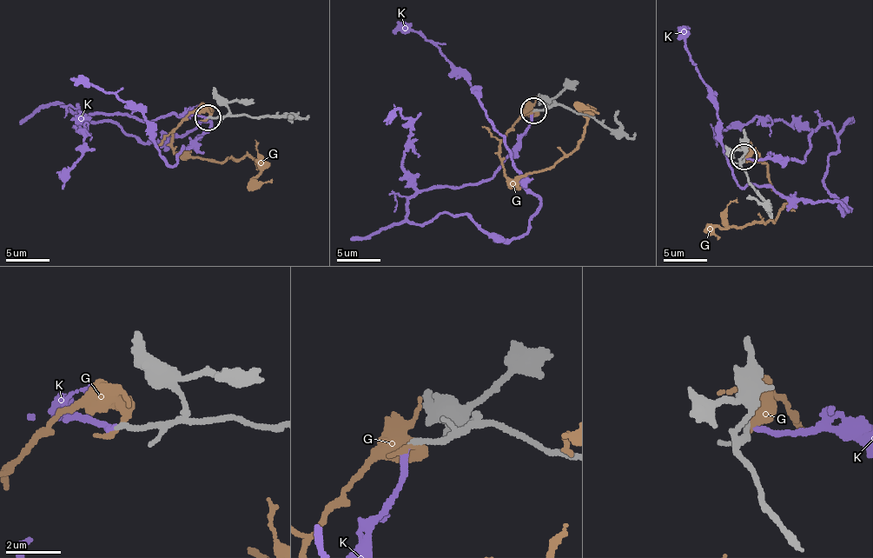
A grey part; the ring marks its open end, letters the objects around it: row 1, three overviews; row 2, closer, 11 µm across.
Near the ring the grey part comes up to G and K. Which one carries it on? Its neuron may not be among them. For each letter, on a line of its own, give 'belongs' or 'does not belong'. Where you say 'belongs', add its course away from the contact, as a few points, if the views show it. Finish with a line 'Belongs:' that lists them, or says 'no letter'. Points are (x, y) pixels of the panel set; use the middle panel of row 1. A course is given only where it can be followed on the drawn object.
G: does not belong
K: belongs; it runs (532, 110), (490, 179), (418, 189), (410, 222), (518, 238), (539, 195), (478, 89), (393, 34)
Belongs: K

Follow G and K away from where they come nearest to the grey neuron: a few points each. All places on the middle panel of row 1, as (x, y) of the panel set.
G: (535, 112), (522, 114), (501, 144), (511, 179), (572, 154), (584, 107), (584, 115)
K: (532, 110), (490, 179), (418, 189), (410, 222), (518, 238), (539, 195), (478, 89), (393, 34)

